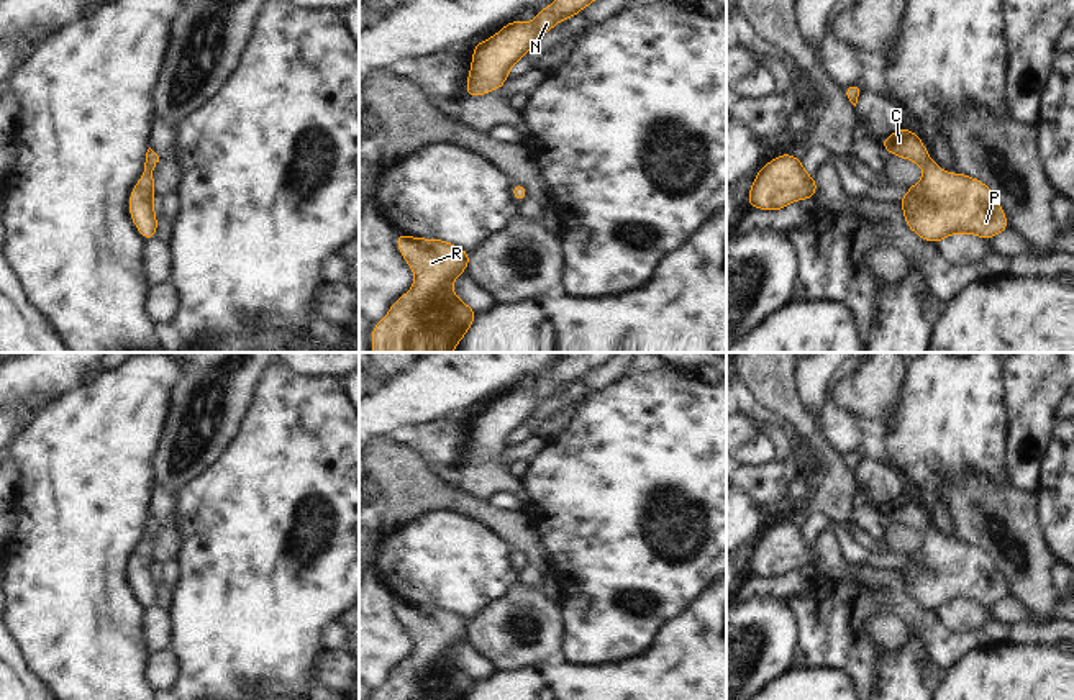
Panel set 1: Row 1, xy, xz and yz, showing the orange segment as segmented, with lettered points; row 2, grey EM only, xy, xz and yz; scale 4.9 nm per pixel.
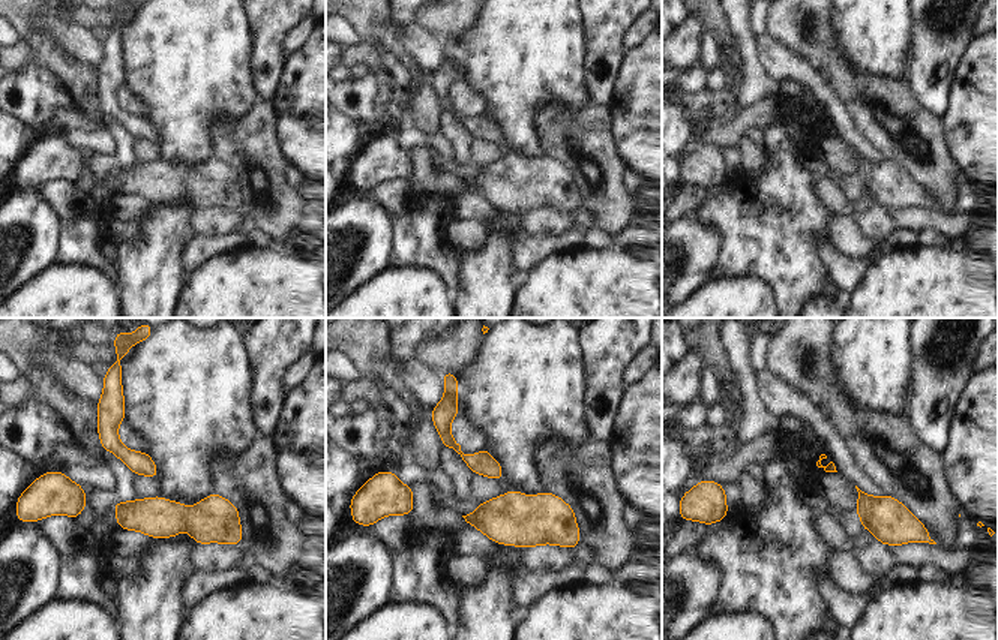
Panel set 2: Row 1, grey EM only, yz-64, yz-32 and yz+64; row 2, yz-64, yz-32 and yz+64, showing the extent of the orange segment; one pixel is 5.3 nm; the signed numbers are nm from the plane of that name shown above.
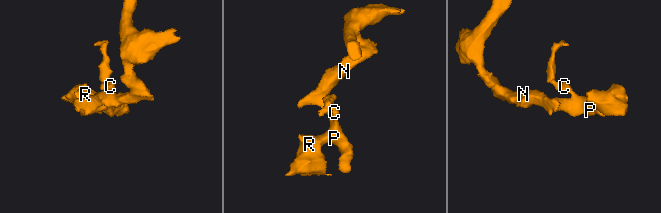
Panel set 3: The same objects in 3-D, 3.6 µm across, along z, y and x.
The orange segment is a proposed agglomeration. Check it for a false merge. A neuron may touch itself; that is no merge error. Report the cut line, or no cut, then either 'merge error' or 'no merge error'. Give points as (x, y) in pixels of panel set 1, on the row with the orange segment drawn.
no cut | no merge error

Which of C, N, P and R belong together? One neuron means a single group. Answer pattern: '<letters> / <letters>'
C N P R

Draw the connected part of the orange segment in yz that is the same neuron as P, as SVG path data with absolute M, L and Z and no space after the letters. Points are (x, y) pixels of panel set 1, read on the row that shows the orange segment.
M905 126L881 143L890 154L915 161L925 169L923 179L908 187L899 202L905 225L920 238L940 243L954 233L972 233L990 239L1008 228L997 195L985 184L964 174L946 174L928 157L920 138Z

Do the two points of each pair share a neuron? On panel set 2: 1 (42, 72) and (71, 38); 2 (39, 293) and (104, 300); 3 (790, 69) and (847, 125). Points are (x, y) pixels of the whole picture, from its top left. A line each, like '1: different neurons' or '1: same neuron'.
1: different neurons
2: same neuron
3: same neuron

